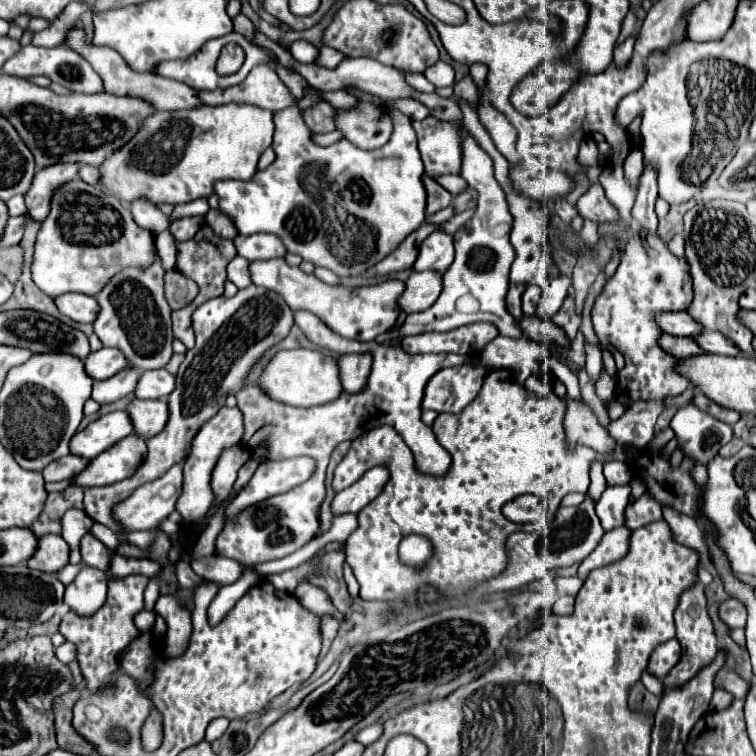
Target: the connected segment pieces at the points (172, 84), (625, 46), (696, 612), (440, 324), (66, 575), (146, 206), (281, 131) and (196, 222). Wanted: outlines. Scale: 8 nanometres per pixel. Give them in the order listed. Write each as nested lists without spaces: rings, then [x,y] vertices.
[[[73,28],[65,40],[75,52],[79,52],[83,58],[87,58],[89,64],[93,64],[93,70],[101,76],[105,90],[111,94],[133,94],[137,98],[145,98],[147,102],[153,102],[155,110],[169,110],[169,112],[171,110],[191,110],[191,108],[203,106],[197,90],[193,90],[191,86],[185,86],[183,82],[177,82],[171,78],[163,78],[159,74],[137,74],[137,72],[129,70],[129,66],[125,66],[123,58],[115,50],[97,48],[91,42],[87,42],[83,30]]]
[[[629,36],[623,44],[619,44],[617,48],[615,48],[615,64],[625,64],[629,58],[631,58],[631,52],[633,52],[633,44],[635,44],[635,36]]]
[[[697,582],[693,588],[681,596],[679,606],[675,610],[675,626],[677,626],[677,640],[681,644],[681,660],[671,668],[671,672],[663,678],[665,686],[685,686],[691,678],[697,676],[705,666],[709,666],[715,660],[717,646],[715,646],[715,634],[713,634],[713,624],[707,616],[707,602],[705,602],[705,586]]]
[[[465,138],[465,156],[461,176],[467,180],[471,188],[479,192],[479,206],[475,216],[465,222],[453,236],[455,242],[455,262],[443,274],[443,292],[437,302],[421,312],[409,314],[403,326],[397,332],[379,334],[377,342],[385,342],[389,338],[419,334],[419,332],[445,332],[455,326],[465,326],[471,322],[487,320],[493,322],[501,336],[507,338],[525,338],[523,330],[517,326],[517,320],[507,312],[505,296],[509,290],[509,268],[515,260],[515,250],[509,242],[513,216],[509,212],[509,204],[503,188],[493,176],[493,160],[491,156],[475,142],[475,138]]]
[[[79,562],[79,564],[67,564],[63,570],[59,570],[59,580],[67,586],[67,584],[71,584],[73,582],[73,578],[75,578],[75,574],[79,574],[79,570],[83,568],[83,562]]]
[[[137,198],[129,204],[129,210],[133,212],[133,218],[139,226],[151,230],[153,234],[159,234],[163,230],[169,230],[169,216],[163,214],[153,202],[147,198]]]
[[[297,106],[281,110],[273,116],[275,136],[273,150],[277,158],[265,170],[255,172],[247,182],[221,180],[215,186],[219,196],[219,208],[233,218],[239,234],[269,232],[283,240],[291,254],[299,254],[303,260],[315,266],[329,268],[337,276],[359,276],[371,266],[389,256],[421,222],[425,220],[427,194],[423,186],[423,162],[417,150],[417,137],[412,121],[393,108],[387,109],[393,120],[391,140],[379,150],[361,150],[349,140],[341,138],[331,146],[317,146],[311,142],[311,132],[305,126]]]
[[[187,216],[187,218],[177,218],[171,222],[171,234],[177,240],[189,240],[195,236],[195,232],[201,228],[203,216]]]

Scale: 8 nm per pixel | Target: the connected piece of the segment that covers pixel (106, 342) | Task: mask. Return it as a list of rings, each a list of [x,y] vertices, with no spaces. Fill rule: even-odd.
[[[157,258],[157,262],[149,270],[137,270],[137,268],[125,268],[125,270],[121,270],[121,274],[117,274],[117,278],[111,278],[111,282],[97,296],[97,300],[101,304],[101,314],[93,322],[95,334],[99,336],[99,340],[103,342],[103,346],[107,346],[107,348],[119,348],[125,354],[125,358],[129,360],[129,364],[135,366],[135,368],[139,368],[139,370],[165,368],[167,362],[173,356],[171,308],[169,308],[169,304],[165,300],[165,294],[163,294],[163,276],[165,276],[165,272],[163,272],[161,262]]]

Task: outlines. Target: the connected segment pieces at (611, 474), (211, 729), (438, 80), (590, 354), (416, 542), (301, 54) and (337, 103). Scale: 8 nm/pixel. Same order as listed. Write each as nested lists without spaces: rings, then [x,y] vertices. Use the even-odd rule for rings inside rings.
[[[607,462],[603,466],[603,474],[609,486],[621,486],[621,484],[629,484],[631,480],[631,468],[625,462]]]
[[[215,718],[215,720],[211,720],[209,726],[207,726],[207,732],[205,732],[205,740],[207,740],[207,742],[217,740],[217,738],[225,732],[227,724],[229,724],[227,718]]]
[[[441,60],[425,70],[425,78],[435,86],[453,86],[453,82],[455,82],[453,68]]]
[[[585,342],[585,352],[587,352],[587,364],[585,364],[585,370],[591,378],[591,382],[597,382],[599,378],[599,372],[603,368],[603,360],[601,360],[601,350],[591,344],[591,342]]]
[[[413,534],[403,538],[399,544],[399,558],[403,560],[405,566],[421,570],[421,566],[425,566],[425,560],[429,560],[431,556],[433,556],[433,546],[431,540],[427,540],[425,536]]]
[[[297,40],[291,44],[290,53],[297,62],[307,62],[307,64],[315,64],[319,58],[319,48],[309,44],[307,40]],[[311,52],[311,56],[309,56]]]
[[[344,90],[323,92],[323,100],[330,103],[335,109],[349,109],[357,105],[357,99]]]

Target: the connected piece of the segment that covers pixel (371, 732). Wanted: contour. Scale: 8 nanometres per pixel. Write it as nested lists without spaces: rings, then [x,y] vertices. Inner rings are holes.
[[[373,724],[373,726],[363,728],[355,740],[361,744],[373,744],[377,738],[381,738],[381,734],[383,734],[383,724]]]

